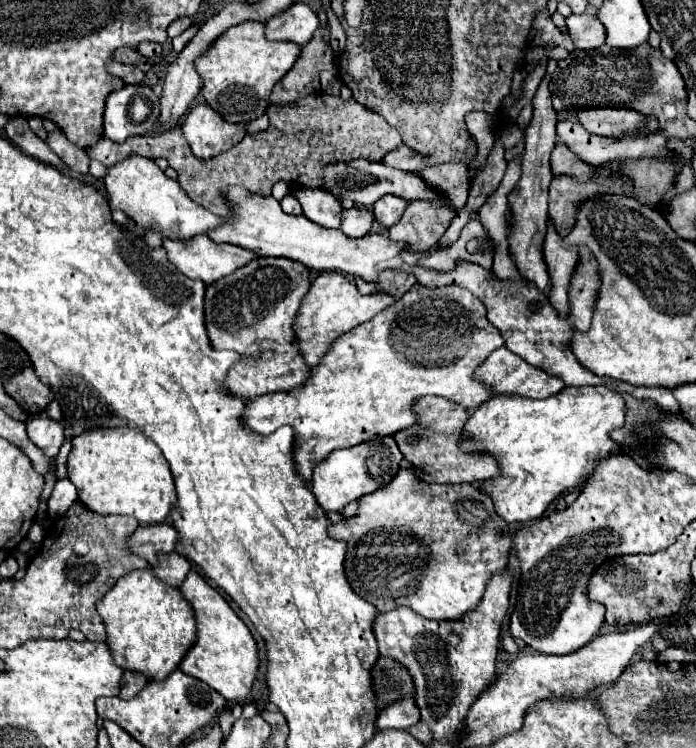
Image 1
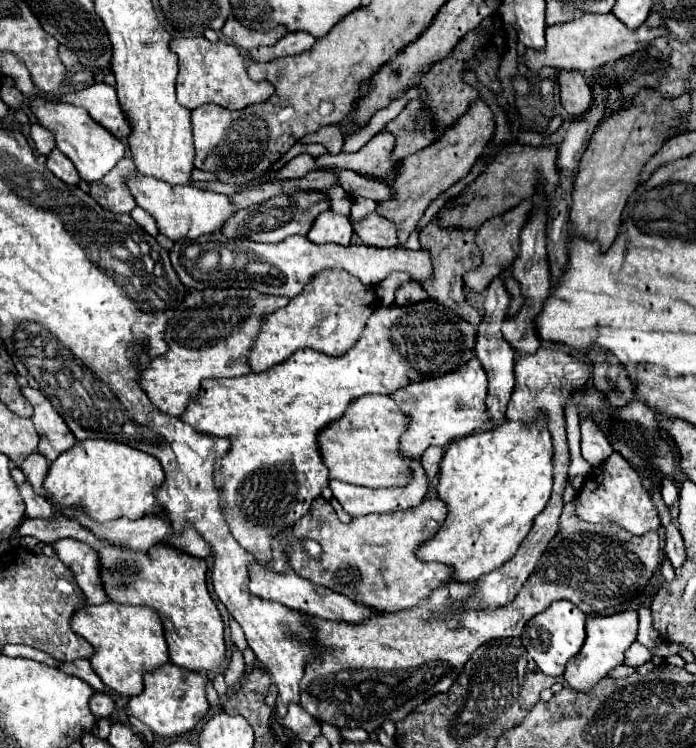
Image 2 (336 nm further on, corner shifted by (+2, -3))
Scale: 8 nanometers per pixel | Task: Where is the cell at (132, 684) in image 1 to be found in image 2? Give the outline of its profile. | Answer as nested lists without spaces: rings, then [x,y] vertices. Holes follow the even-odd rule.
[[[95,693],[95,695],[91,697],[91,701],[89,701],[89,707],[91,707],[93,715],[99,719],[99,717],[109,717],[109,715],[115,711],[117,703],[115,703],[115,699],[113,699],[111,695],[107,695],[107,693]]]

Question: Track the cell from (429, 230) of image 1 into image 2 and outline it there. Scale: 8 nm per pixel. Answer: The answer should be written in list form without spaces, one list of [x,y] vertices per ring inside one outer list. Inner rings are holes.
[[[377,213],[367,215],[359,225],[355,225],[355,231],[361,237],[361,241],[371,247],[397,247],[399,245],[397,227],[393,227],[389,219]]]

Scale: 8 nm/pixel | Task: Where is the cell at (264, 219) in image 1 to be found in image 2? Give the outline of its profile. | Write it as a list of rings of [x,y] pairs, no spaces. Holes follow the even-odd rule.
[[[141,177],[129,179],[129,189],[141,209],[145,209],[149,215],[155,217],[157,227],[163,235],[169,239],[197,239],[205,233],[215,233],[221,231],[225,221],[237,211],[227,195],[211,193],[211,191],[199,191],[189,185],[169,185],[165,181],[159,181],[155,177]]]

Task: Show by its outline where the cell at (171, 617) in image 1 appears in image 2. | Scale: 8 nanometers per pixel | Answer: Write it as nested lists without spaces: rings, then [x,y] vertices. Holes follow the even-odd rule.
[[[111,601],[85,605],[73,615],[71,627],[95,647],[95,653],[89,659],[93,671],[111,691],[123,697],[139,695],[143,691],[143,675],[169,661],[161,617],[145,605],[117,605]]]

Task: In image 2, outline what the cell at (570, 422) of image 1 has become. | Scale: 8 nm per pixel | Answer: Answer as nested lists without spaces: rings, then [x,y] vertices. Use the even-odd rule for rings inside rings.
[[[539,413],[537,421],[533,421],[533,423],[505,421],[505,423],[497,425],[497,427],[493,427],[493,429],[489,429],[489,431],[473,433],[473,435],[469,435],[469,437],[461,437],[461,439],[451,441],[451,443],[449,443],[449,449],[447,449],[445,455],[443,455],[441,473],[439,473],[439,483],[437,483],[437,495],[439,495],[439,499],[443,499],[443,501],[447,503],[449,515],[447,515],[443,527],[437,531],[437,535],[435,535],[429,543],[423,543],[423,545],[419,547],[417,557],[419,557],[421,561],[439,561],[439,563],[451,565],[451,567],[455,569],[455,579],[457,579],[457,581],[473,581],[473,579],[477,579],[477,577],[481,577],[481,575],[493,571],[495,567],[503,565],[505,561],[509,561],[509,559],[515,555],[519,543],[521,543],[521,541],[525,539],[525,535],[529,533],[535,515],[543,511],[543,507],[547,505],[547,501],[549,501],[549,497],[551,497],[551,485],[553,485],[553,443],[551,443],[551,441],[553,441],[553,439],[551,439],[551,435],[549,435],[547,419],[545,419],[543,413]]]

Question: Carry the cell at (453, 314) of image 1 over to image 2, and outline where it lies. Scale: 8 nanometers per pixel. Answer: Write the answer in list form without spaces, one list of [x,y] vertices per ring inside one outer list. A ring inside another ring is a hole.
[[[429,297],[409,307],[381,305],[375,309],[367,319],[361,339],[341,357],[331,357],[313,349],[299,349],[285,363],[263,373],[249,373],[235,379],[209,379],[201,383],[197,399],[189,403],[187,411],[181,415],[181,421],[187,421],[197,431],[233,439],[229,453],[217,459],[215,477],[221,481],[223,515],[241,547],[251,551],[261,563],[269,561],[271,539],[277,535],[277,531],[291,527],[297,519],[301,519],[309,511],[311,501],[327,487],[329,469],[323,463],[319,449],[319,433],[323,427],[327,427],[327,423],[341,419],[347,407],[361,395],[391,395],[409,383],[421,383],[459,369],[473,359],[475,341],[475,325],[465,323],[465,319],[457,317],[447,307],[441,307],[437,299]]]

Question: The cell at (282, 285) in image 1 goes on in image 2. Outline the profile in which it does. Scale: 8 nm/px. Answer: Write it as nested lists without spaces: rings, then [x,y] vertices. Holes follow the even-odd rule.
[[[205,289],[205,291],[189,291],[183,299],[183,303],[177,307],[175,317],[169,319],[167,323],[167,345],[169,351],[161,357],[155,357],[151,365],[143,371],[141,375],[141,387],[149,395],[151,403],[161,409],[167,415],[183,415],[185,407],[189,405],[191,399],[199,395],[199,385],[203,379],[227,379],[227,377],[241,377],[251,373],[249,367],[249,351],[253,349],[255,337],[261,331],[261,325],[269,313],[275,309],[287,305],[289,299],[273,297],[273,295],[263,295],[257,289]]]

